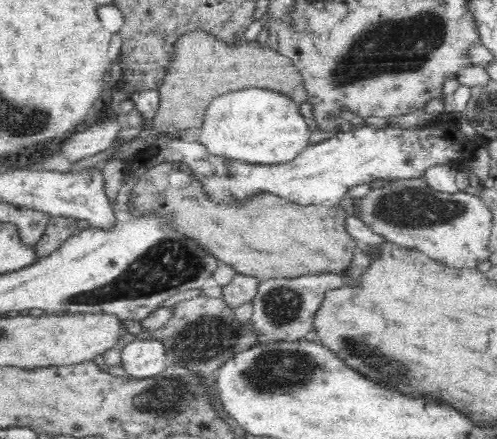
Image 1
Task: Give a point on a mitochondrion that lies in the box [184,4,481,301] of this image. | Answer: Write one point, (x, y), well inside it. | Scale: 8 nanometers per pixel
(397, 48)

